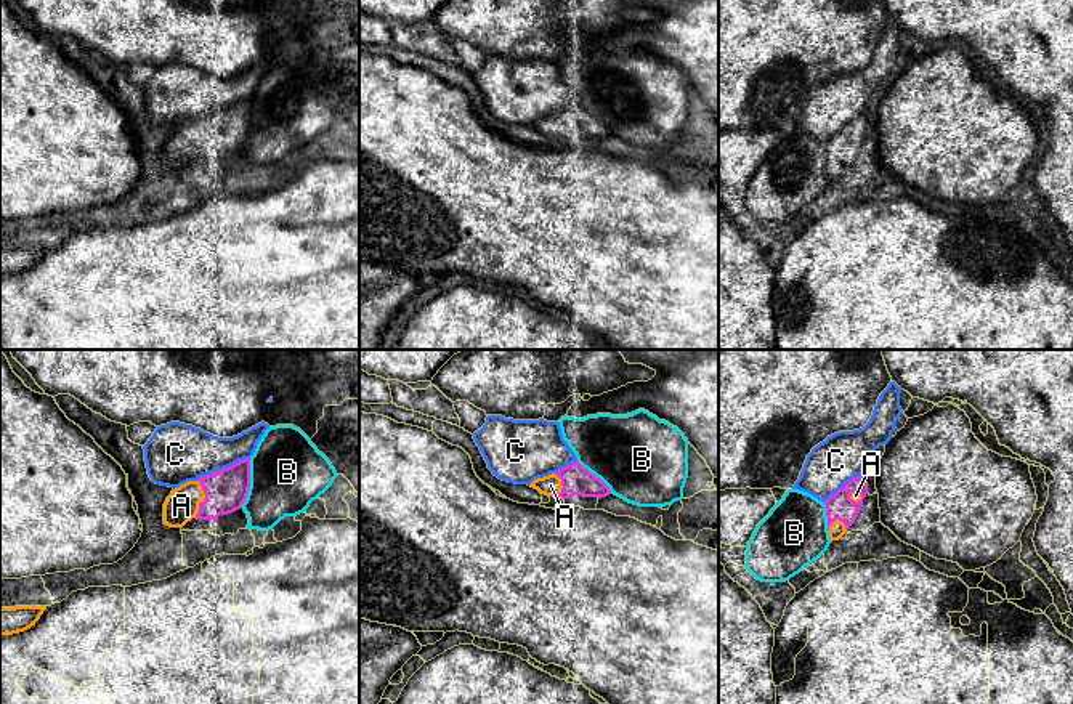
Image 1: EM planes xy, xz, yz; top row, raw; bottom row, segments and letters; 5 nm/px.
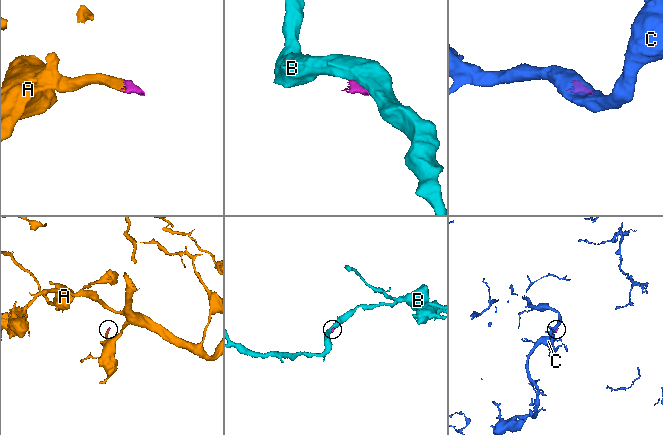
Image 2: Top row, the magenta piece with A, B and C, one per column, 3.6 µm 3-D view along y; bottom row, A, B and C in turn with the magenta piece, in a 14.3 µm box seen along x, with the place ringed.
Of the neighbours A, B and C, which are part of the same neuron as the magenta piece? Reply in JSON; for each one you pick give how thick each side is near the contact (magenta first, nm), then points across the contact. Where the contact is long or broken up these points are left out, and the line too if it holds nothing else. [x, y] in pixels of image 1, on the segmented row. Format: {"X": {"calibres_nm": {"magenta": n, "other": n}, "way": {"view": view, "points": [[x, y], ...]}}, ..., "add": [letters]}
{"A": {"calibres_nm": {"magenta": 220, "other": 170}}, "add": ["A"]}

